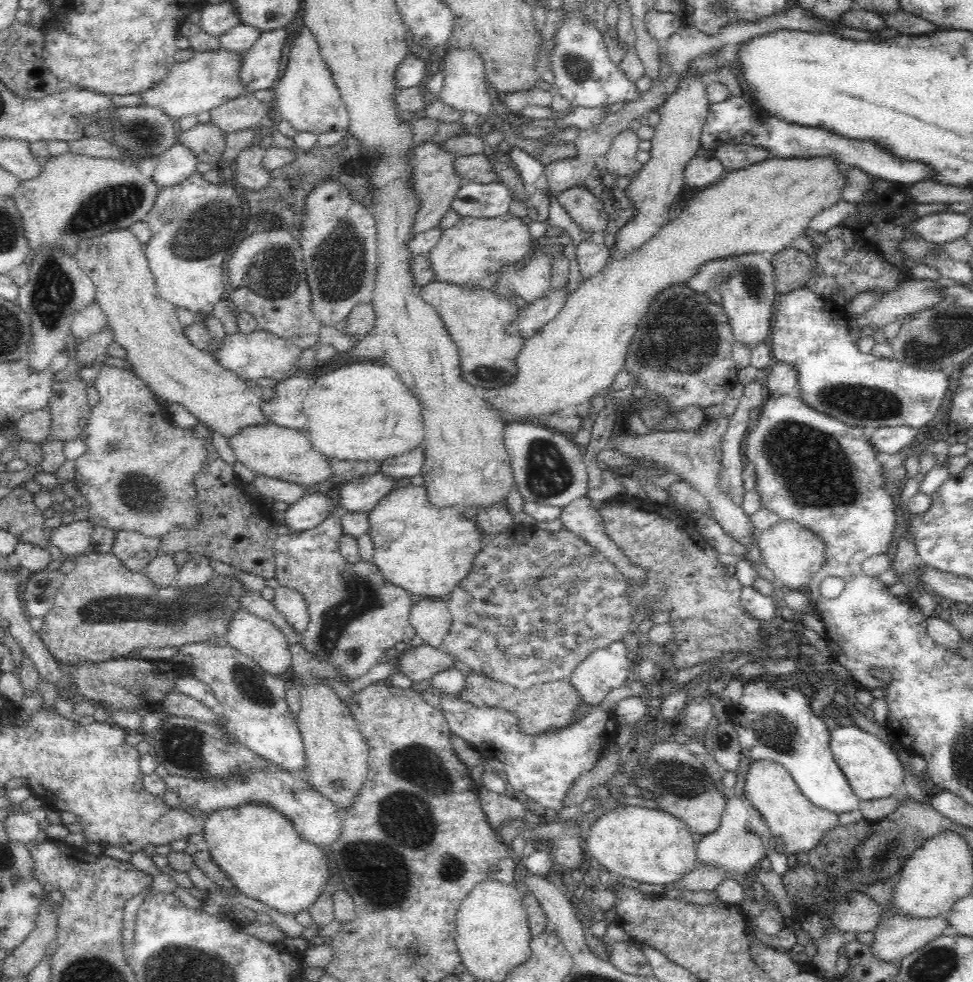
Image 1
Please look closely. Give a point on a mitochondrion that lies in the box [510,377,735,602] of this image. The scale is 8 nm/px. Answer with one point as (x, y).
(548, 475)

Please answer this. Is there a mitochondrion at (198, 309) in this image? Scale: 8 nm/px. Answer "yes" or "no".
no

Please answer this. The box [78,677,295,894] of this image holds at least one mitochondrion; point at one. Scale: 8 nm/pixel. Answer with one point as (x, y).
(183, 746)

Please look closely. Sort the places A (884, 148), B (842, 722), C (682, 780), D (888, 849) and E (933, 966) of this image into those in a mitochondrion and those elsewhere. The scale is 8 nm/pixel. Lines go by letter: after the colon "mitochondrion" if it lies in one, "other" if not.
A: other
B: other
C: mitochondrion
D: mitochondrion
E: mitochondrion

